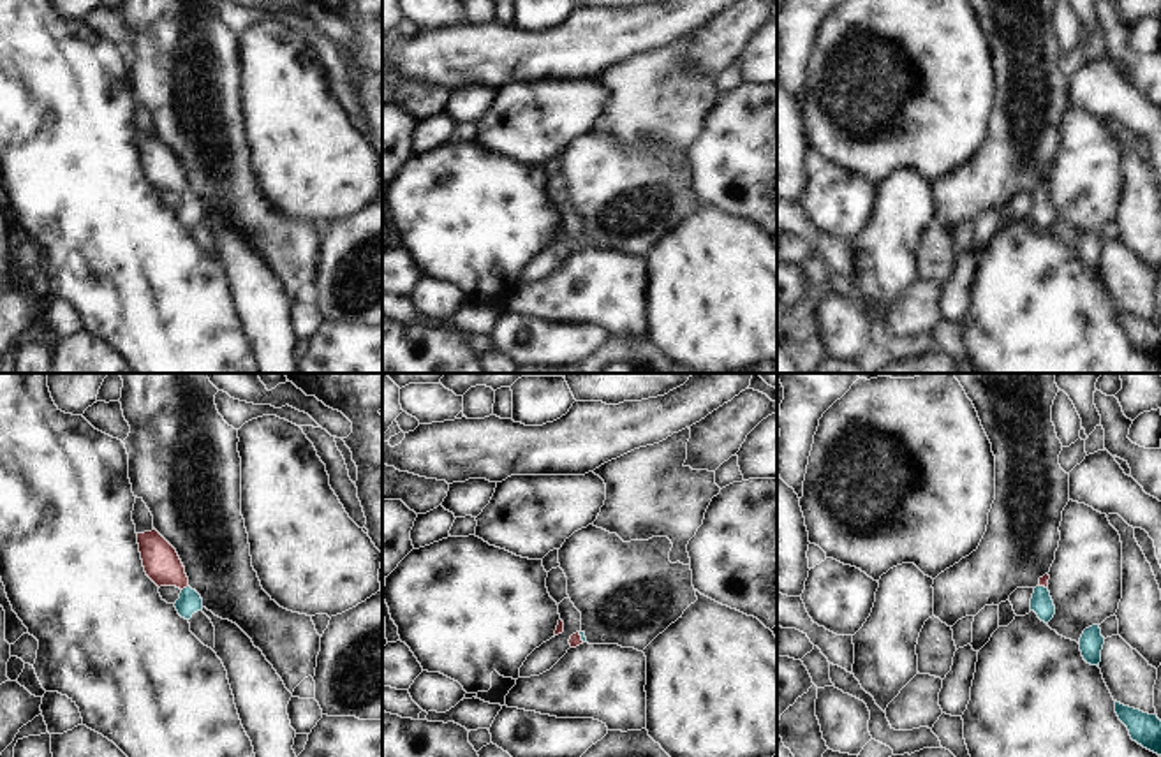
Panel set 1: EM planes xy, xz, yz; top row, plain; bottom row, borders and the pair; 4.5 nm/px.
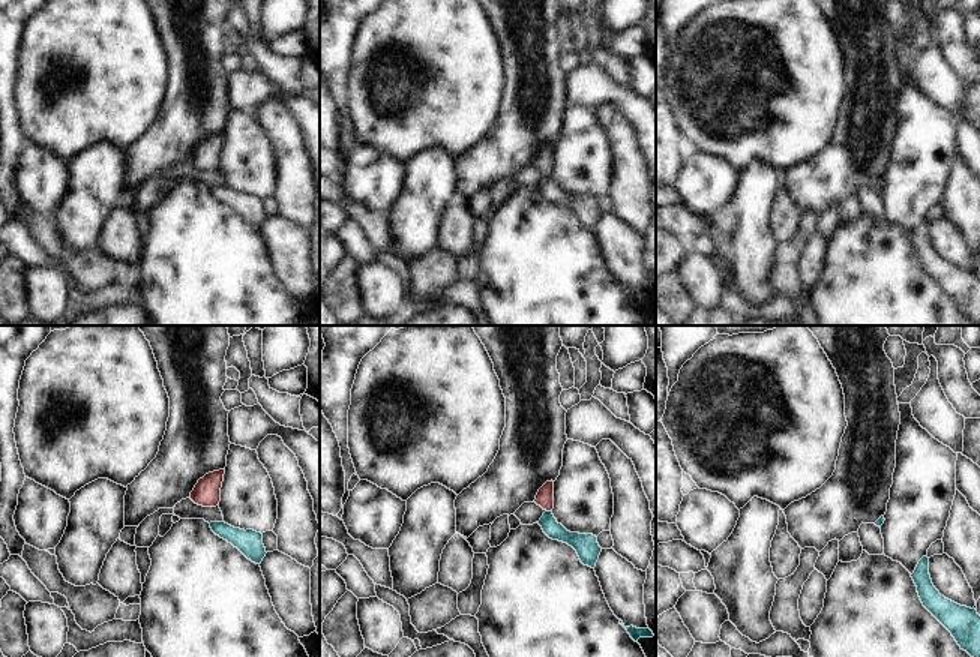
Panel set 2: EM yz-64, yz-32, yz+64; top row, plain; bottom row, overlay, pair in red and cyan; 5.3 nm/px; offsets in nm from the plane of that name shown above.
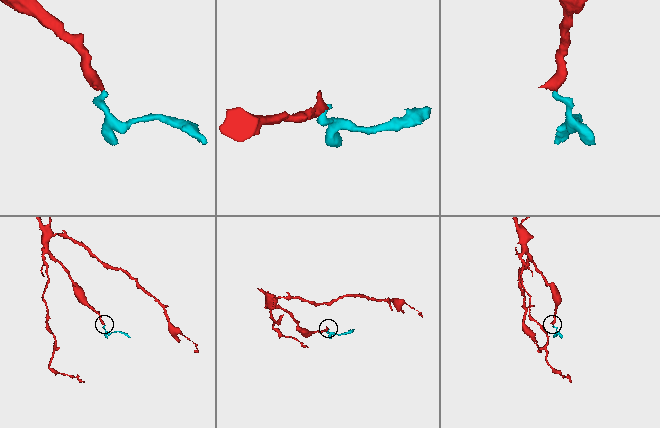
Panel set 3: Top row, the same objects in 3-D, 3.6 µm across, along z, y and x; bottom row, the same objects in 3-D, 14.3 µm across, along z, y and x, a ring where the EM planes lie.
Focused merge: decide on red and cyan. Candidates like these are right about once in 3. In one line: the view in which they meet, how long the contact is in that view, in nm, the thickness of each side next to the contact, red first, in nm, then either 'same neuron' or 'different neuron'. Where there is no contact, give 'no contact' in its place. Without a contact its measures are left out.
meets red in xy; contact 40 nm long; 170 nm thick on the red side, 110 nm on the other; same neuron

